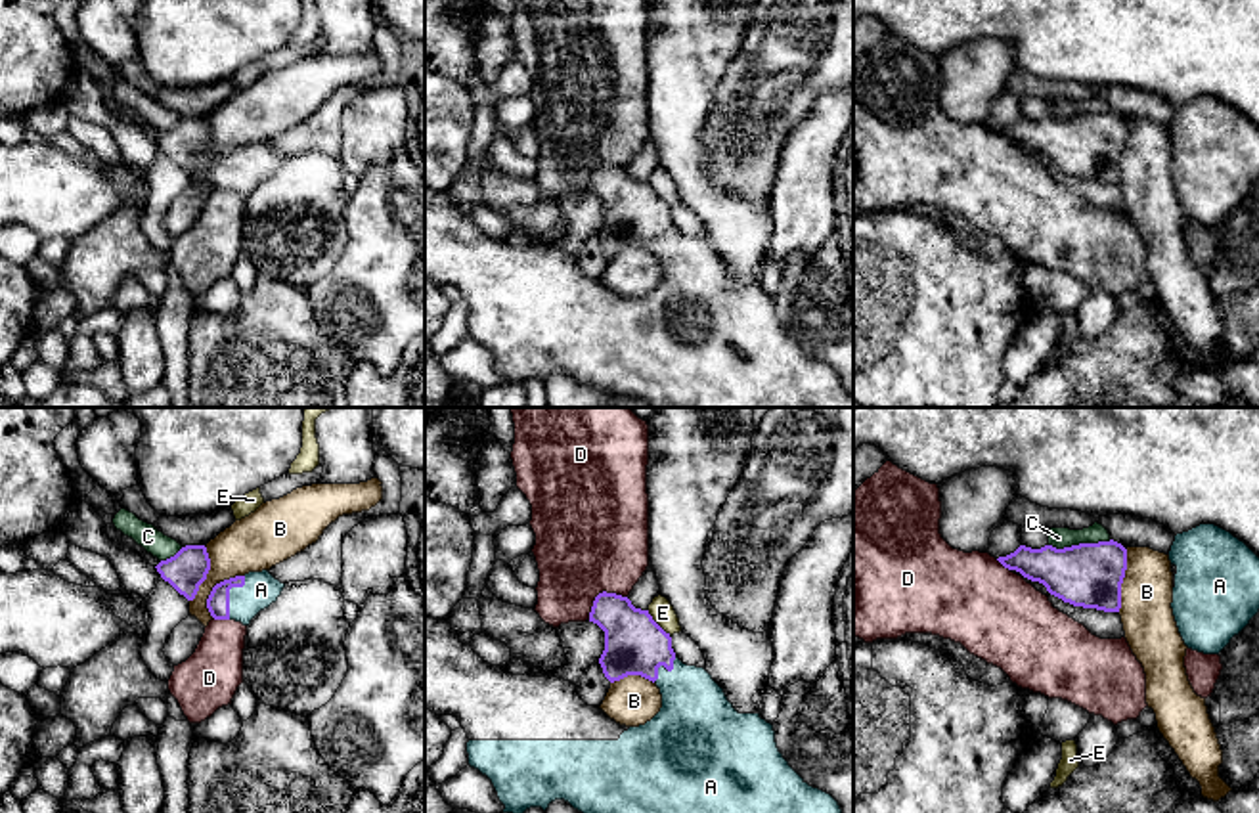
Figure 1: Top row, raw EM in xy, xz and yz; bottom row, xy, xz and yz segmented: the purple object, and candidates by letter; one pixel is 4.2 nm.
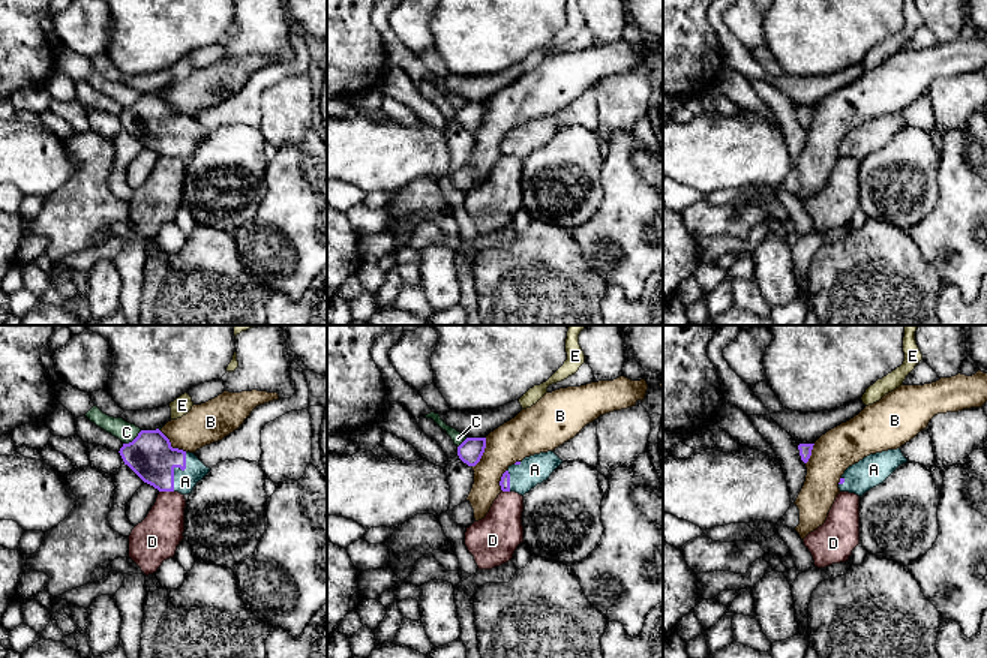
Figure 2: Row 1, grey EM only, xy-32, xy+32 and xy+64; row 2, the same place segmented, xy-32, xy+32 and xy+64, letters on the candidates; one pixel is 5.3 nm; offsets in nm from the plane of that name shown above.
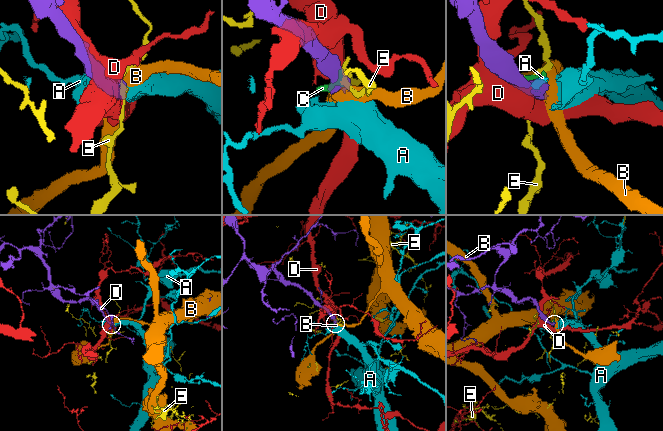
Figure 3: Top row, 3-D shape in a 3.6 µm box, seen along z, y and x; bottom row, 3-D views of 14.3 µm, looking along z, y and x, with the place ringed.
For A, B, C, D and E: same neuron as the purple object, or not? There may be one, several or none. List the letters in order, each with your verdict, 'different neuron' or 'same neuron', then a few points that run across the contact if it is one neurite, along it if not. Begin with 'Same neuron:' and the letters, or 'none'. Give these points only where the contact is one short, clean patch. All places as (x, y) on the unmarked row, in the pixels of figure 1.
Same neuron: A
A: same neuron; line xy (219, 173), (228, 165), (261, 161)
B: different neuron; line yz (1127, 121), (1122, 178), (1118, 182)
C: different neuron; line yz (1110, 111), (1080, 113), (1062, 119), (1049, 117)
D: different neuron
E: different neuron; line xz (647, 182), (670, 205)

